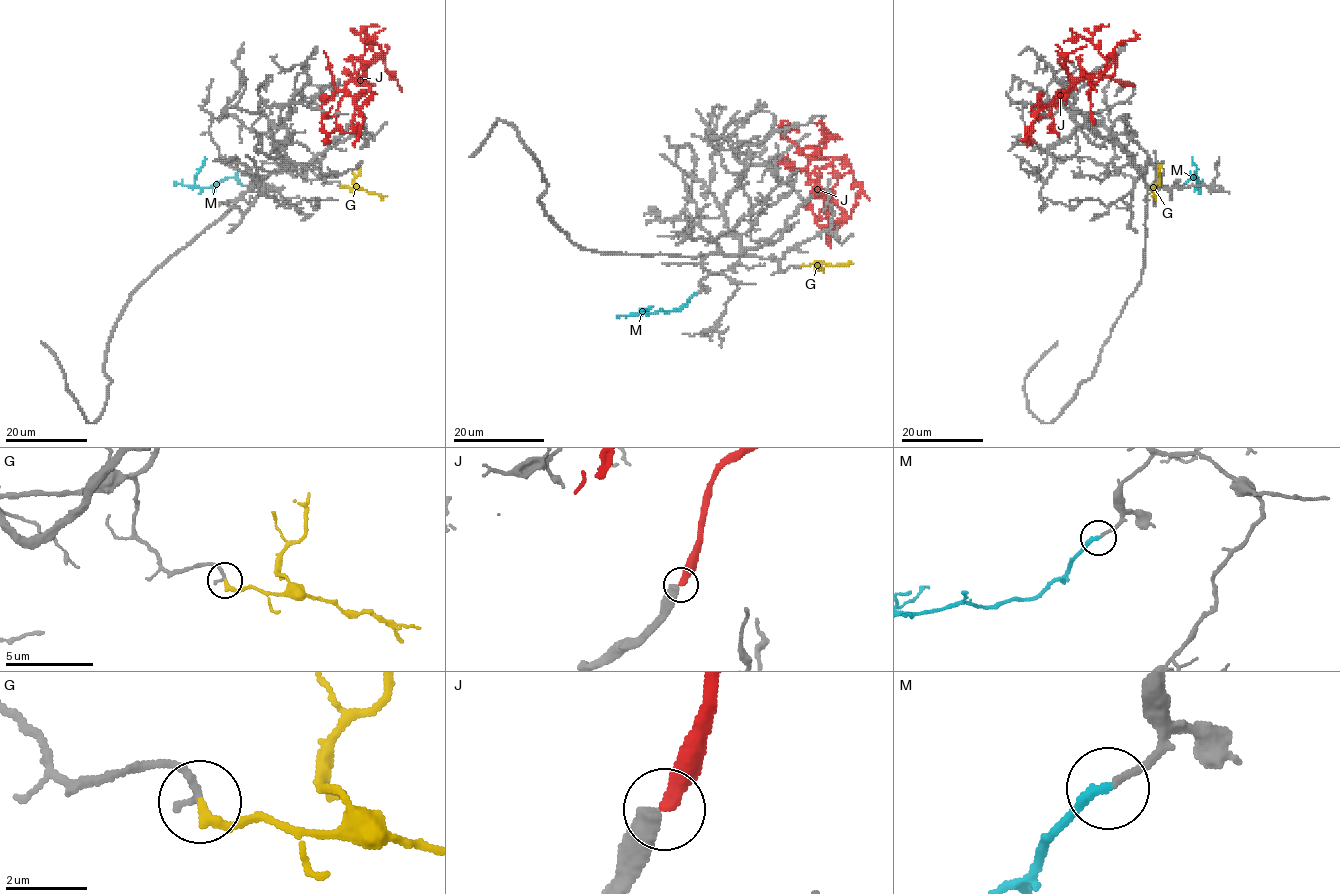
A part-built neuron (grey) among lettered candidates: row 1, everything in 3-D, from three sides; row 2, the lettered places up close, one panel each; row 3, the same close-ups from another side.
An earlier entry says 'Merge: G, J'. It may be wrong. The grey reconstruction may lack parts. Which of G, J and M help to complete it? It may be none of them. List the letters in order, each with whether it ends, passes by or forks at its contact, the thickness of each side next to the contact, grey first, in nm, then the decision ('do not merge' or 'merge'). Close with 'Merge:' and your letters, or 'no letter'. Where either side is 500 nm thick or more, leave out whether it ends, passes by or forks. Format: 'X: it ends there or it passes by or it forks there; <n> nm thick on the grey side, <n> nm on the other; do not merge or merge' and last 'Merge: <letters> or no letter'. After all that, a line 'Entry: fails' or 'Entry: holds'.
G: it ends there; 200 nm thick on the grey side, 240 nm on the other; merge
J: 550 nm thick on the grey side, 360 nm on the other; do not merge
M: it ends there; 160 nm thick on the grey side, 200 nm on the other; merge
Merge: G, M
Entry: fails

